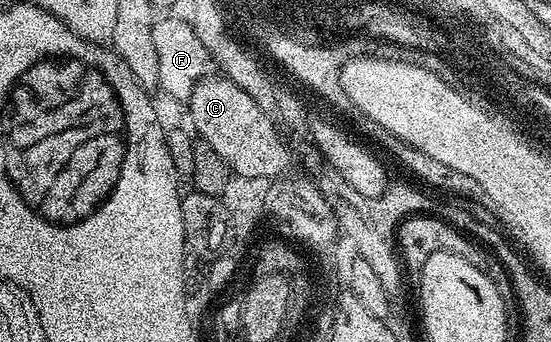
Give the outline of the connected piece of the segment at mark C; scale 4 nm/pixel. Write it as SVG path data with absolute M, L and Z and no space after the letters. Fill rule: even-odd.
M206 77L194 86L187 102L189 119L200 140L211 145L215 153L222 157L234 176L262 181L284 176L290 169L291 153L272 124L274 118L259 107L229 78Z

